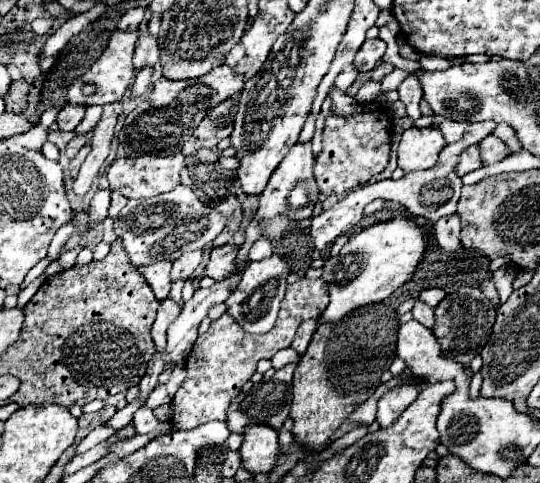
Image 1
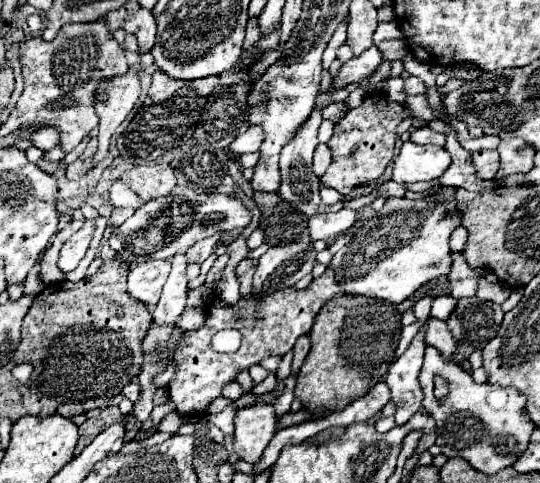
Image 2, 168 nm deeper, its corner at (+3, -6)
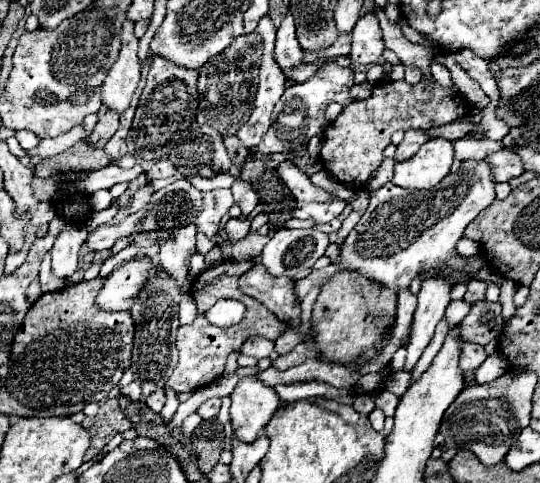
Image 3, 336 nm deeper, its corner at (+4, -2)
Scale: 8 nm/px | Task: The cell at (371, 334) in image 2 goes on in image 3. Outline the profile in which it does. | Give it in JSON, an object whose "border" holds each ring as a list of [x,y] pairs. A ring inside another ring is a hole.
{"border":[[[339,268],[337,274],[321,286],[321,294],[311,314],[313,340],[319,358],[327,362],[353,364],[361,352],[373,348],[373,344],[387,334],[389,324],[395,322],[395,310],[397,294],[393,290],[387,290],[379,282],[355,270]]]}

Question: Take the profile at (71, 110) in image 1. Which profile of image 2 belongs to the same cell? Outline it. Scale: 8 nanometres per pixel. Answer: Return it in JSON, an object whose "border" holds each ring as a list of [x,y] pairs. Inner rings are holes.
{"border":[[[40,128],[30,136],[32,144],[42,148],[42,150],[52,150],[60,142],[60,132],[56,128]]]}

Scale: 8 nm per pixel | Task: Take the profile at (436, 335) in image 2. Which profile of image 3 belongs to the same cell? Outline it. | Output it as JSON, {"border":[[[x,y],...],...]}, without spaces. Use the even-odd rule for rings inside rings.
{"border":[[[463,342],[463,352],[461,352],[461,368],[465,372],[469,370],[477,370],[487,358],[487,352],[483,350],[483,346],[477,346],[473,342]]]}

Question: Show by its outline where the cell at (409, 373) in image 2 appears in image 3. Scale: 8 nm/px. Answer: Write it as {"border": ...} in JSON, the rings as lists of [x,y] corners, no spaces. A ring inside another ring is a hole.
{"border":[[[433,276],[423,280],[421,290],[417,294],[419,304],[411,324],[411,340],[405,346],[407,348],[405,370],[411,370],[417,364],[425,346],[433,338],[435,326],[443,318],[445,308],[451,302],[451,288],[453,288],[453,282],[445,276]]]}

